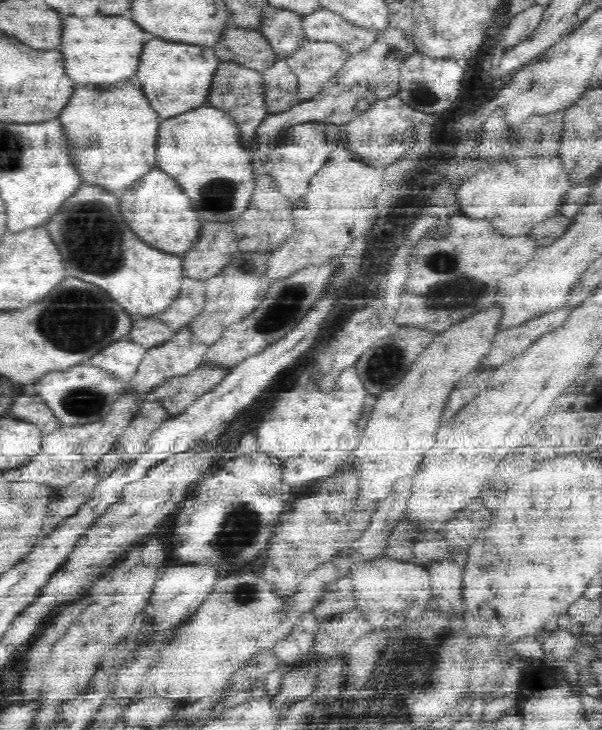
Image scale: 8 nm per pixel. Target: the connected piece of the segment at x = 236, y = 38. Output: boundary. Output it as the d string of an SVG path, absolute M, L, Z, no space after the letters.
M228 28L224 42L218 44L214 52L220 60L236 62L263 73L282 60L264 33L244 28Z

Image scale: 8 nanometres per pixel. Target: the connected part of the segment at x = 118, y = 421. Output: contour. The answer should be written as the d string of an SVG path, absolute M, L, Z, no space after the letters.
M123 396L113 403L112 412L104 420L82 426L63 424L58 430L43 435L40 454L36 454L30 462L21 467L2 471L2 475L6 476L7 482L36 483L48 487L53 494L60 493L80 475L92 471L97 462L116 446L119 436L123 434L141 402L142 399L136 402L128 396Z

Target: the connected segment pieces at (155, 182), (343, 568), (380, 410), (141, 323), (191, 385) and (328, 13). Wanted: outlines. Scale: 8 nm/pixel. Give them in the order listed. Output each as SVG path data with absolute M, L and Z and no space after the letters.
M160 168L150 170L120 194L120 212L124 222L130 226L129 229L152 248L182 254L192 250L200 240L202 220L198 218L198 212L192 210L190 196L182 190L176 178Z
M348 544L348 548L340 548L340 560L328 560L320 564L296 596L288 596L288 600L278 600L272 590L236 590L236 592L208 593L206 600L200 604L198 612L188 620L186 626L178 632L178 642L164 650L164 666L154 666L154 670L144 680L144 692L138 698L160 694L168 698L196 698L220 694L228 688L232 676L240 670L254 654L262 652L288 636L302 614L312 612L312 608L330 592L334 582L344 580L348 572L356 568L356 544Z
M486 308L484 314L486 316L478 316L476 312L446 332L438 333L426 352L420 354L410 366L406 376L394 388L384 390L378 396L372 416L364 426L364 436L354 448L354 454L358 456L360 488L358 498L352 502L352 512L378 508L380 502L394 490L394 484L400 478L414 474L426 450L434 446L437 432L443 425L442 414L446 412L444 404L448 402L450 392L462 376L474 370L474 366L488 354L492 346L500 310Z
M147 316L146 318L141 317L140 320L133 323L127 339L150 349L167 343L175 334L176 332L164 321Z
M204 365L187 375L176 376L148 392L143 400L159 404L168 418L182 414L203 394L210 392L225 377L225 368Z
M319 8L305 15L303 27L307 40L329 40L354 53L368 48L377 35L329 8Z

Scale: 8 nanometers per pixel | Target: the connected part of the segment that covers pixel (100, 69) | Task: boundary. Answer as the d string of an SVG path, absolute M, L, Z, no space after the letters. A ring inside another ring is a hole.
M70 16L64 20L62 50L66 54L68 74L76 82L98 84L134 76L146 42L148 32L128 16Z

